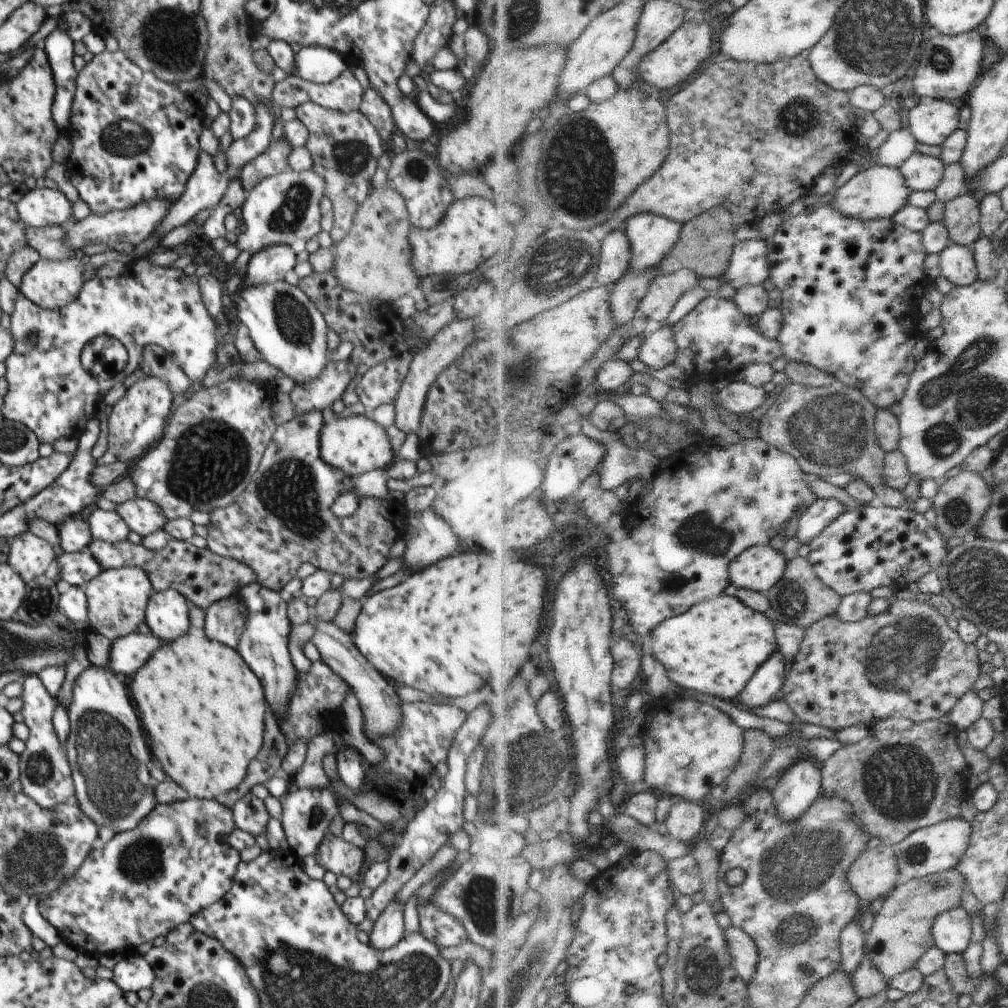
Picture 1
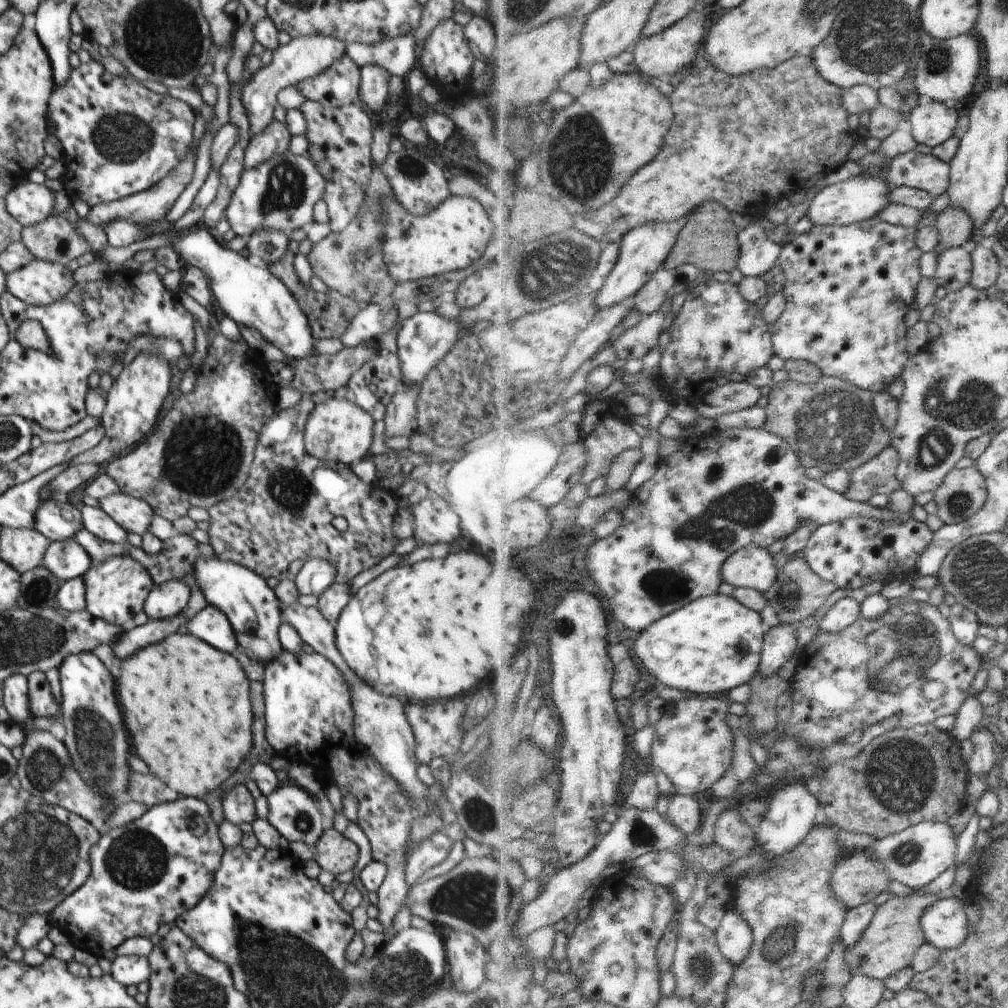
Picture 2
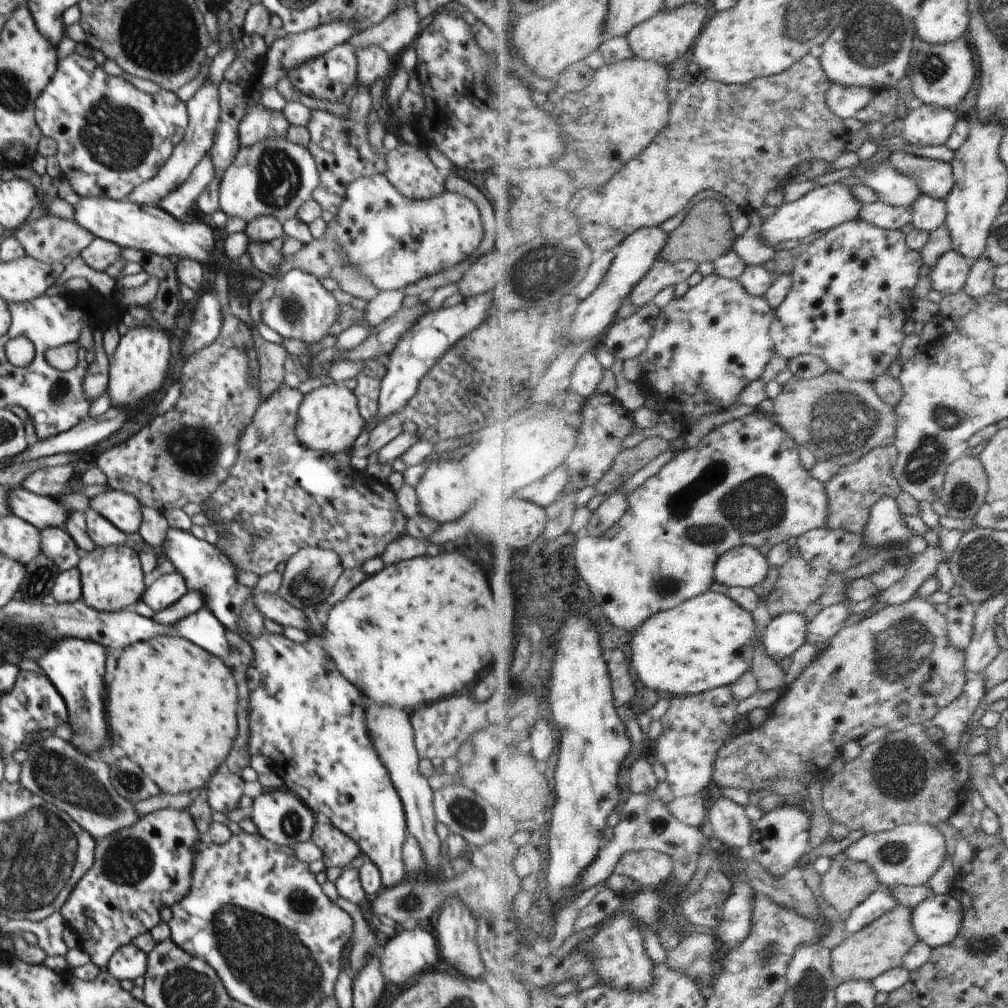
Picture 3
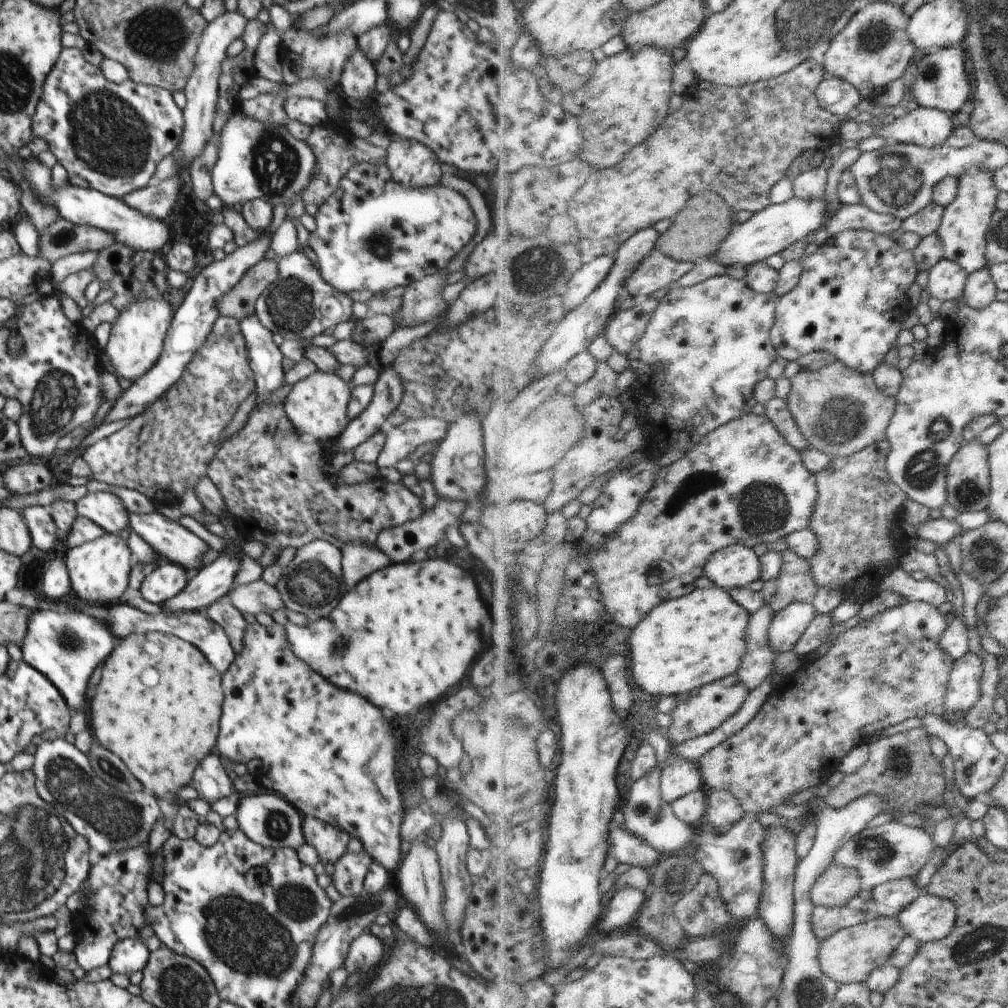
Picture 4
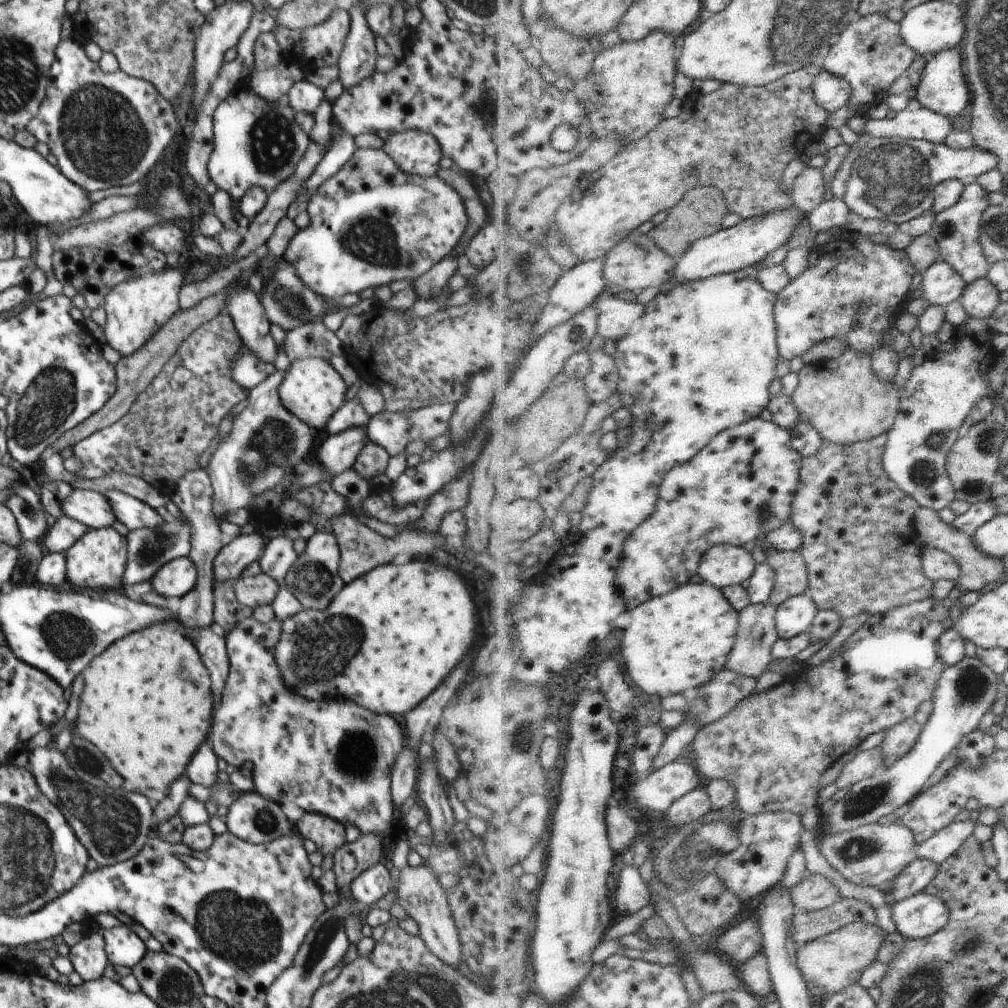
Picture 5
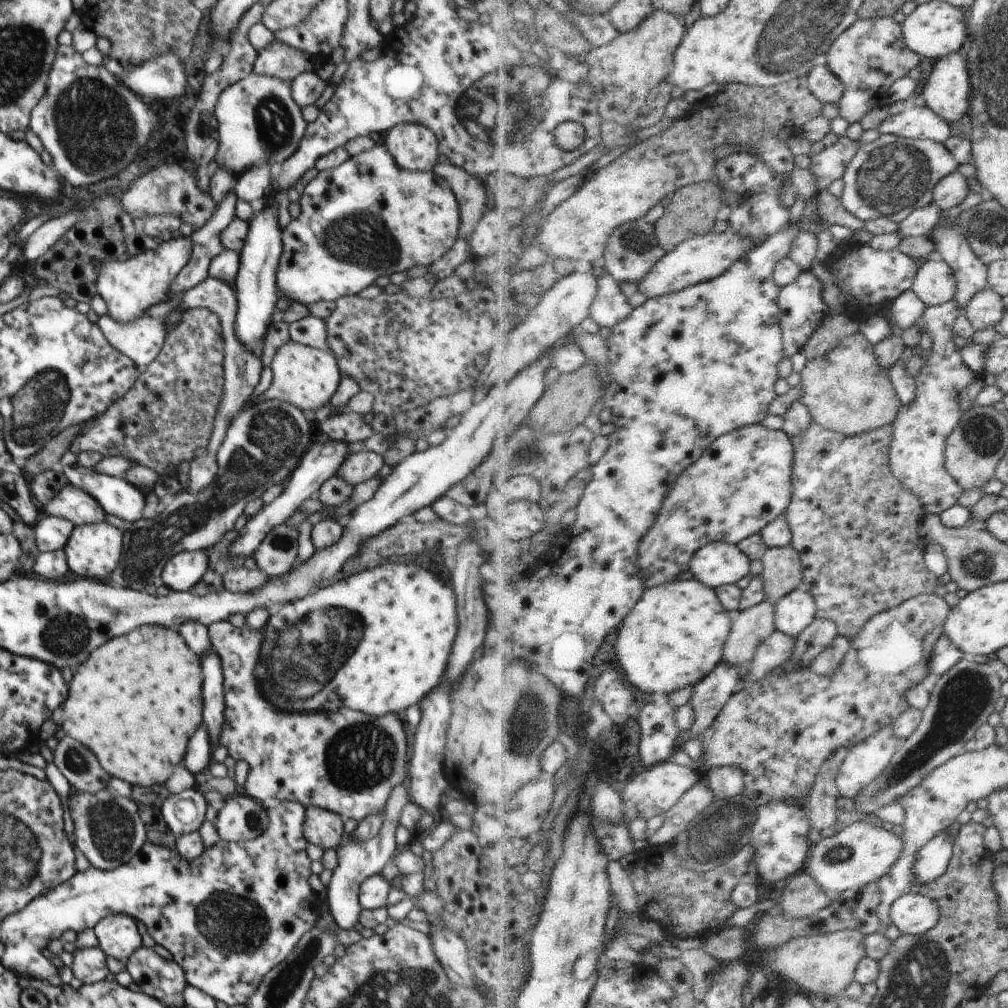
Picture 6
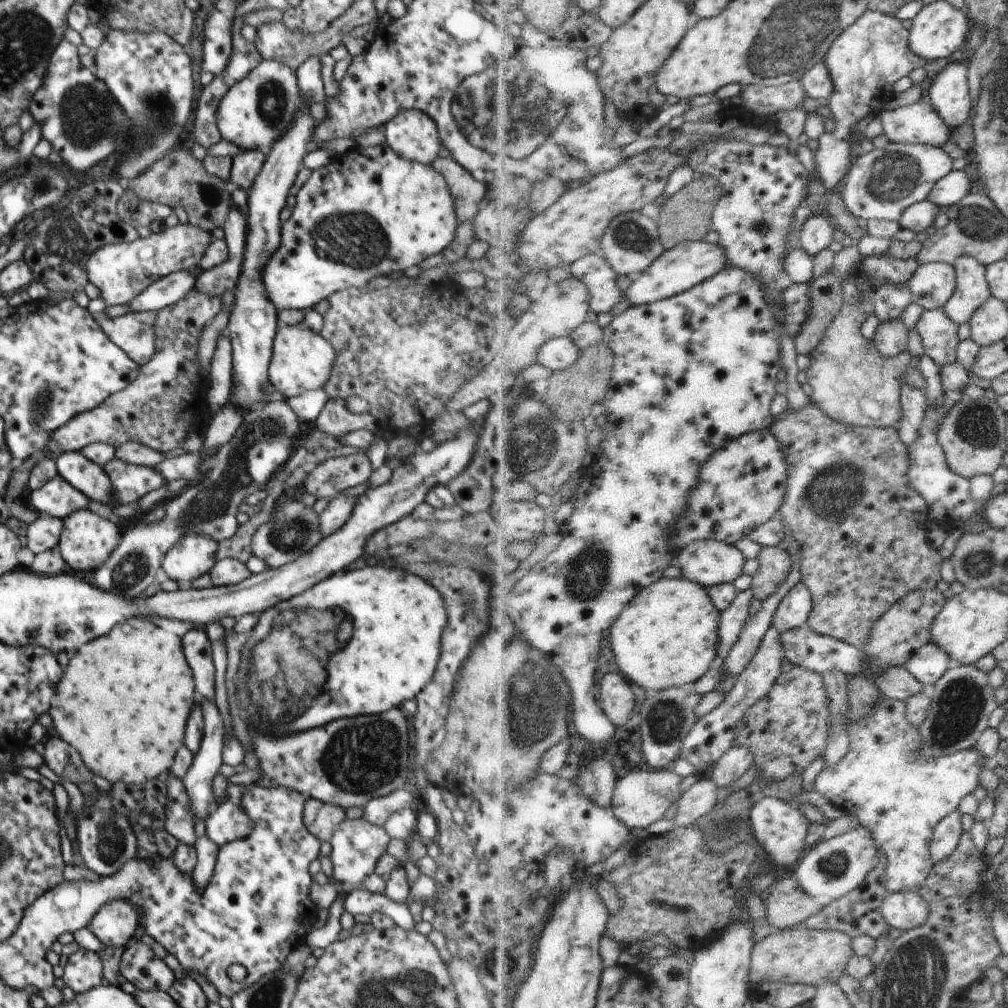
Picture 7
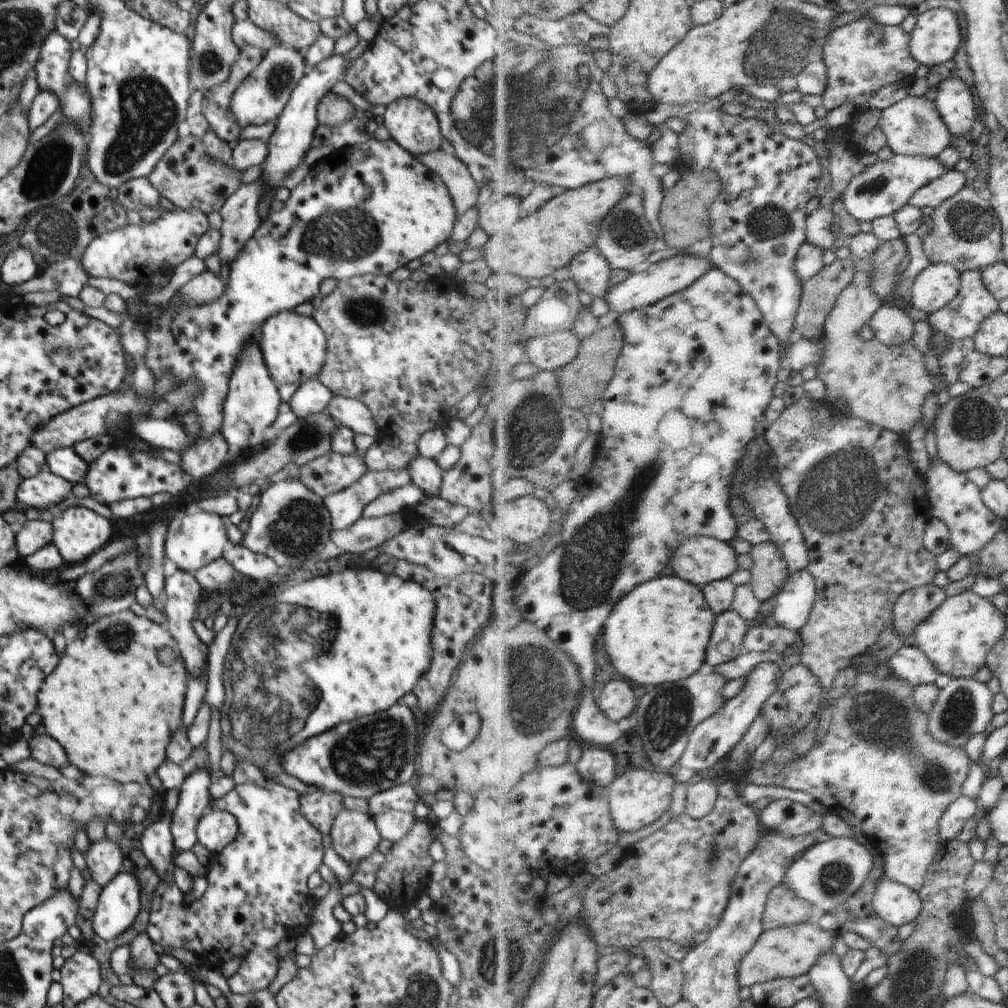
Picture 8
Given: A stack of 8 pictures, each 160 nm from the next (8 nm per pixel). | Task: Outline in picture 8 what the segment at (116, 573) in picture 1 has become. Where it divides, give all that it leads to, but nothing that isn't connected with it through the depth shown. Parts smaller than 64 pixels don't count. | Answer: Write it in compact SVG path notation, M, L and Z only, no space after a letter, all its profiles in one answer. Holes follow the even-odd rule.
M75 506L56 512L53 543L68 564L83 563L112 540L112 523L91 509Z

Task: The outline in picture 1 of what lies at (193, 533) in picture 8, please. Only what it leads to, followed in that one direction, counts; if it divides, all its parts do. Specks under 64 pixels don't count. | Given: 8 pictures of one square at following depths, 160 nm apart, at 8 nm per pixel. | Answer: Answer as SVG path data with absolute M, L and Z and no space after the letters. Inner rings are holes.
M174 589L153 592L146 605L145 622L153 636L166 644L188 632L189 608L187 598Z

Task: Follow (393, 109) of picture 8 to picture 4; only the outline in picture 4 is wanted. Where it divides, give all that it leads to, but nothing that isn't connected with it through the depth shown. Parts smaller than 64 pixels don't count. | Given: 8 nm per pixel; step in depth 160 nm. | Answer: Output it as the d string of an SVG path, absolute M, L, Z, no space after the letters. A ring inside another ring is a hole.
M414 139L394 140L386 146L386 165L392 178L405 187L438 185L443 175L436 153Z

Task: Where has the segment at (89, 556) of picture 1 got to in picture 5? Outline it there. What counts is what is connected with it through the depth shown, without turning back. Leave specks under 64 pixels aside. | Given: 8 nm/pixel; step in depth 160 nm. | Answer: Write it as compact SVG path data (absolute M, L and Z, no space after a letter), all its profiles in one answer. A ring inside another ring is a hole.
M16 482L10 487L15 492L5 505L16 517L23 540L42 541L49 530L51 520L40 497L31 489L31 483Z

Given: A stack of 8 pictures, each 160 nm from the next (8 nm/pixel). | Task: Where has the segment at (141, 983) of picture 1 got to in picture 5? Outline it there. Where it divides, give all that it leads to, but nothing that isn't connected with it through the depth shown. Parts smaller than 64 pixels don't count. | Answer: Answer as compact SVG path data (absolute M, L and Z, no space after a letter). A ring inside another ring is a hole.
M126 925L101 929L108 960L116 966L134 968L148 951L145 942Z

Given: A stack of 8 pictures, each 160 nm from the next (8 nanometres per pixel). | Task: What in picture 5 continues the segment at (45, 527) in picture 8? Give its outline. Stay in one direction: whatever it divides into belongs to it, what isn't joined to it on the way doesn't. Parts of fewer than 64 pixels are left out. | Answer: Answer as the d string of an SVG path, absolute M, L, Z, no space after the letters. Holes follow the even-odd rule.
M62 515L51 521L42 544L47 552L65 553L77 540L80 540L90 529L78 520Z

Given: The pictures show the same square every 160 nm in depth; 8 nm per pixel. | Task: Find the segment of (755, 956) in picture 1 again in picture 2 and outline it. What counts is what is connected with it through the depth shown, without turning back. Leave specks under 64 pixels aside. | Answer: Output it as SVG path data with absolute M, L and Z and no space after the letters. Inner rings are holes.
M730 911L717 930L722 952L739 967L755 947L755 932L752 925L737 911Z

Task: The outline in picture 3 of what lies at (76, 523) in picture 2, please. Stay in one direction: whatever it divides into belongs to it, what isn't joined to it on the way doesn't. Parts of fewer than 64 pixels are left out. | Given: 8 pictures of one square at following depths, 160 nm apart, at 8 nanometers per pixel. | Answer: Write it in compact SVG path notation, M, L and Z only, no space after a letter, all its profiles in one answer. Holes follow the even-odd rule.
M21 486L17 487L16 491L10 491L9 503L12 514L20 517L22 520L29 522L32 526L38 528L38 530L44 530L47 528L63 528L64 524L74 510L66 509L61 503L59 503L55 497L37 495L29 490L23 489Z

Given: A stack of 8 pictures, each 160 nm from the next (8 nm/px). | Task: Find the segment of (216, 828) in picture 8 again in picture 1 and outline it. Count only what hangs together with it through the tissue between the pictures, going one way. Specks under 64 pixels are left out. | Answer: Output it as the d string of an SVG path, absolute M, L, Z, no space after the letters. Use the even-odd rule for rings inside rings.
M291 786L290 790L280 799L282 816L279 819L289 844L289 852L296 854L300 860L315 854L322 839L329 832L328 826L332 819L340 814L339 798L335 794L338 792L333 788L298 789Z

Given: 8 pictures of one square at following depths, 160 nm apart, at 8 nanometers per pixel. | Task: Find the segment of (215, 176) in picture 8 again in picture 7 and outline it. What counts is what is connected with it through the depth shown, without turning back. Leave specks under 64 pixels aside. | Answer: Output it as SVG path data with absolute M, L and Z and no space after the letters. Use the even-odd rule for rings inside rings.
M182 149L176 152L169 151L161 159L158 159L155 163L148 166L140 176L130 181L128 190L136 193L138 198L150 201L151 203L160 203L172 209L176 208L176 206L184 208L186 214L188 214L188 220L191 225L211 232L214 229L223 228L231 211L233 200L231 195L226 192L226 183L226 181L208 174L202 161L195 159L191 152Z

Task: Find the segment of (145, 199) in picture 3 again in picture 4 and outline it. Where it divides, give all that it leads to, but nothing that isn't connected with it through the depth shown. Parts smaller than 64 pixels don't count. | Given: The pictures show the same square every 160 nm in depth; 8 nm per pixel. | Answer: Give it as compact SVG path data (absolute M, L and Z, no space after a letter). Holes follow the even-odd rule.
M230 11L220 15L211 23L207 23L204 29L195 56L195 67L192 76L183 88L183 92L187 98L186 106L183 108L185 125L180 144L173 152L178 168L190 166L197 157L202 154L204 147L208 144L210 138L212 138L213 122L219 97L221 66L223 61L228 59L226 48L228 48L236 38L242 36L247 22L247 18L244 18L238 11Z

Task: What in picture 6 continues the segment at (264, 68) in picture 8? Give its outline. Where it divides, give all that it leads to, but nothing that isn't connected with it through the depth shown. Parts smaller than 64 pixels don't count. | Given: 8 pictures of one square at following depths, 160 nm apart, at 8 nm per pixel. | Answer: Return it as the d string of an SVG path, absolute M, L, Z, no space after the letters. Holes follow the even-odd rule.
M254 72L219 94L213 111L218 120L219 132L219 147L215 161L220 169L226 169L236 180L248 169L260 163L269 164L270 167L270 164L284 162L291 157L299 147L308 126L301 113L301 107L292 98L290 84L273 77L258 76Z

